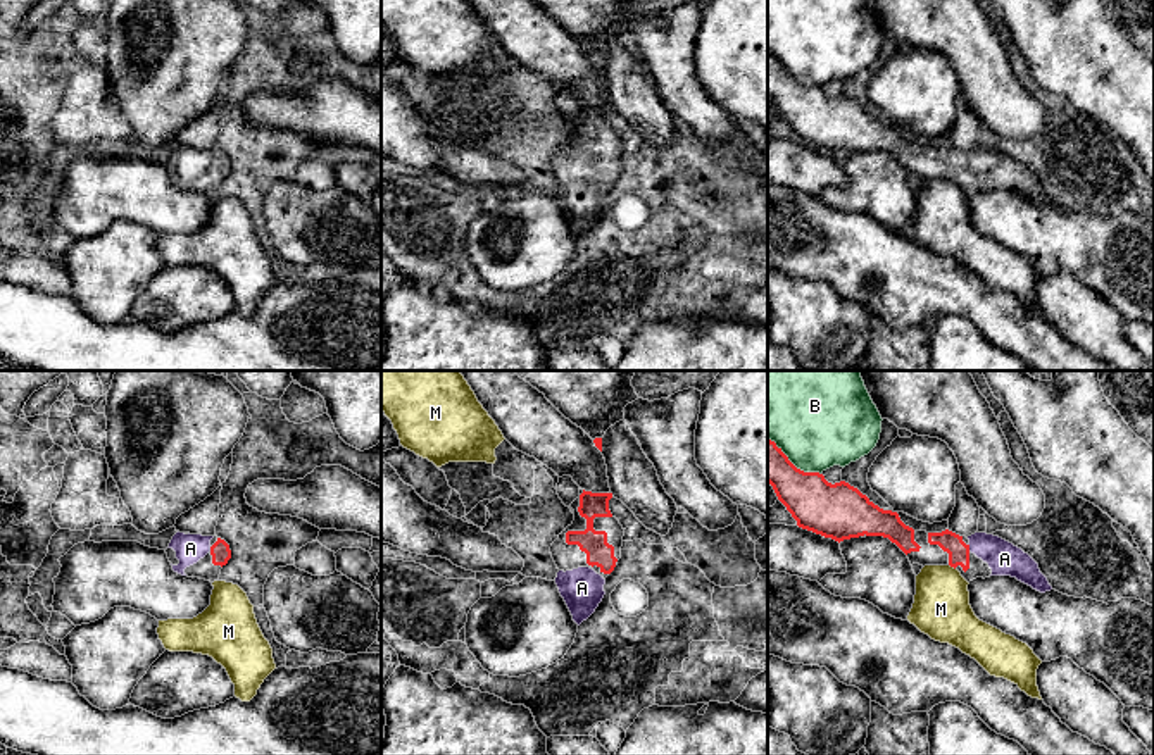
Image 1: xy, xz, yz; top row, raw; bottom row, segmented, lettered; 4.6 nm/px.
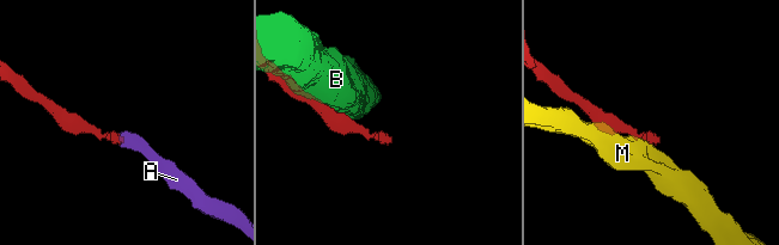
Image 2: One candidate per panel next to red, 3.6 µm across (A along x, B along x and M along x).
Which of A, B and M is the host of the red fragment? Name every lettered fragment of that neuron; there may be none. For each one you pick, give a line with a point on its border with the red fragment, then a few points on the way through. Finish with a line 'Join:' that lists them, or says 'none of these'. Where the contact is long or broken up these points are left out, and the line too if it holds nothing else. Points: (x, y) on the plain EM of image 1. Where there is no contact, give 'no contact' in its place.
A: contact yz (968, 161); way yz (949, 155), (956, 161), (968, 161), (987, 161), (1004, 173)
Join: A

